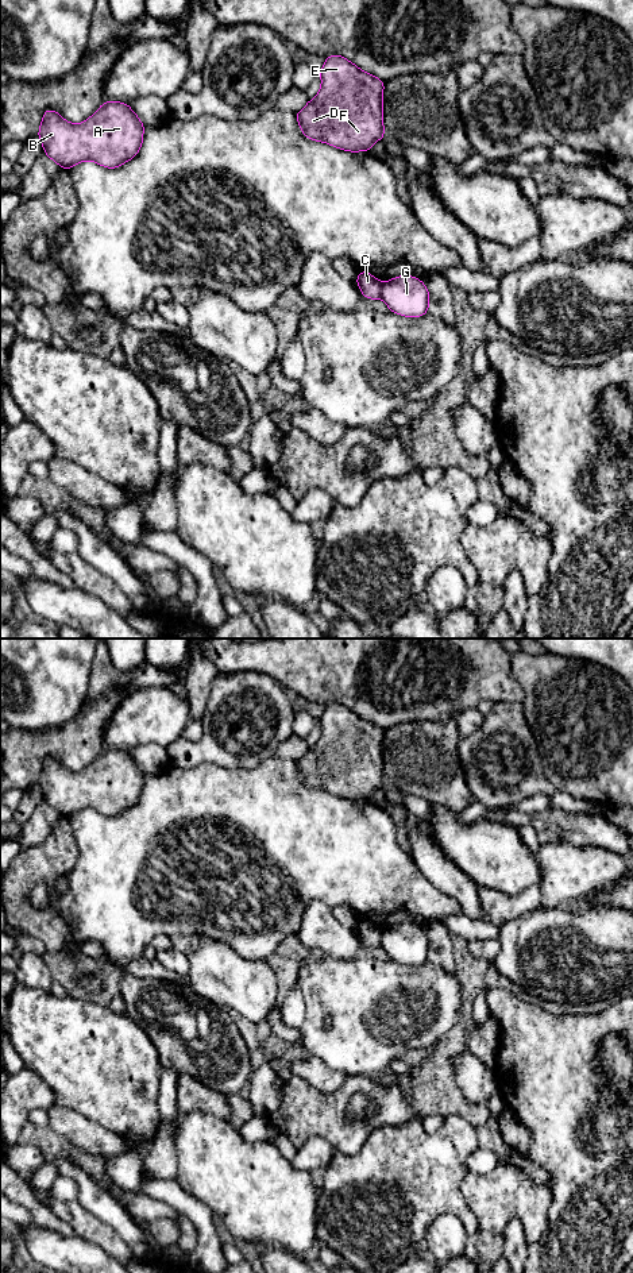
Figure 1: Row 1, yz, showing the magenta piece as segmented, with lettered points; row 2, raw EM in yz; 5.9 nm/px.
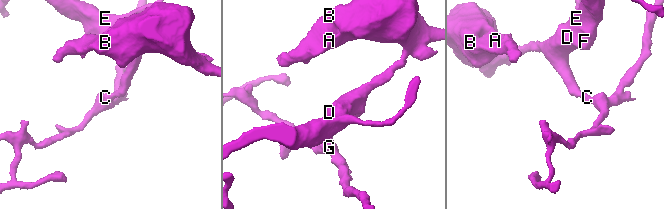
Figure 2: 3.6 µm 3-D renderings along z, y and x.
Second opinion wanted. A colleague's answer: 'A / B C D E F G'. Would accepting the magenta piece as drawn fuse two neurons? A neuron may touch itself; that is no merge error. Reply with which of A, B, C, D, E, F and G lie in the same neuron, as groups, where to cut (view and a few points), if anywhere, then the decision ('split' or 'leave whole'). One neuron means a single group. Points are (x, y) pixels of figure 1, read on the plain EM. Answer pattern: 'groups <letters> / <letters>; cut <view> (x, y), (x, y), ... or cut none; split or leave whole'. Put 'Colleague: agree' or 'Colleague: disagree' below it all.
groups A B C D E F / G; cut yz (382, 930), (379, 945); split
Colleague: disagree

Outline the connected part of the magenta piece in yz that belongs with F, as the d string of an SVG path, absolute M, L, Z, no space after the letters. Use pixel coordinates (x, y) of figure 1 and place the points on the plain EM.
M331 703L320 718L321 736L313 748L296 761L302 782L316 790L328 791L346 799L370 799L377 788L382 788L383 736L385 730L341 703Z

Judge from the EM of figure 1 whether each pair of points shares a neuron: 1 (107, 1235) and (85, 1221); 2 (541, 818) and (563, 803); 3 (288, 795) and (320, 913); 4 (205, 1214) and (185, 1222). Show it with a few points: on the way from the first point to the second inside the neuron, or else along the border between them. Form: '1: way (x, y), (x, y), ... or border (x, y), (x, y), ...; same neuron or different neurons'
1: way (101, 1234), (91, 1226); same neuron
2: border (549, 806), (570, 813), (589, 814); different neurons
3: border (331, 907), (313, 899), (307, 907), (301, 928); different neurons
4: border (181, 1214), (190, 1221), (196, 1231), (193, 1250); different neurons

